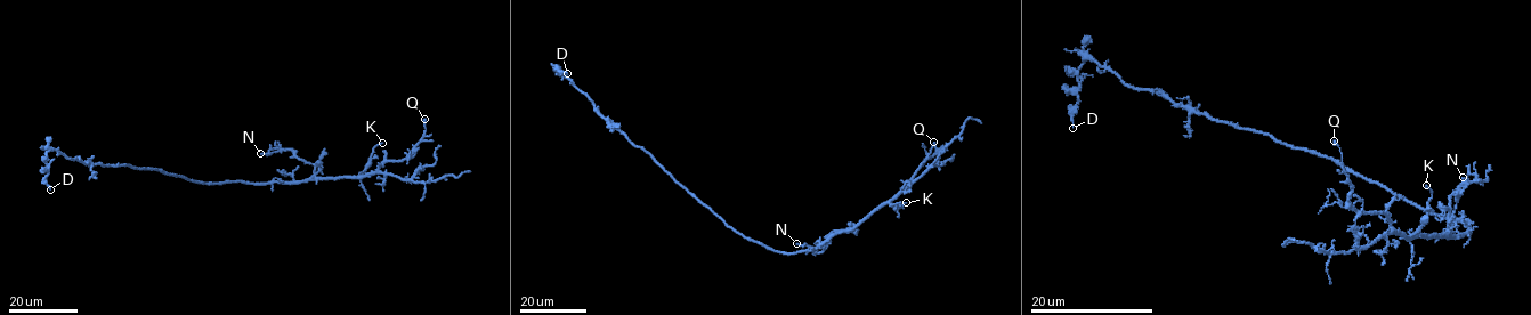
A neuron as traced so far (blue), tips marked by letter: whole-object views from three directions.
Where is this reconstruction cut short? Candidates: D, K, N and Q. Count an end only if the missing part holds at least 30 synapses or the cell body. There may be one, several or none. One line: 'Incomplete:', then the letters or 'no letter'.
Incomplete: no letter

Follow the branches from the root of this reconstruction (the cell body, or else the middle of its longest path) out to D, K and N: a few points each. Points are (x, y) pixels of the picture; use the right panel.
D: (1433, 215), (1337, 161), (1188, 111), (1153, 90), (1133, 89), (1094, 59), (1086, 58), (1078, 70), (1072, 128)
K: (1433, 215), (1464, 221), (1471, 234), (1411, 236), (1427, 213), (1432, 191), (1426, 185)
N: (1433, 215), (1464, 221), (1471, 234), (1448, 235), (1448, 199), (1477, 180), (1473, 172), (1463, 177)

